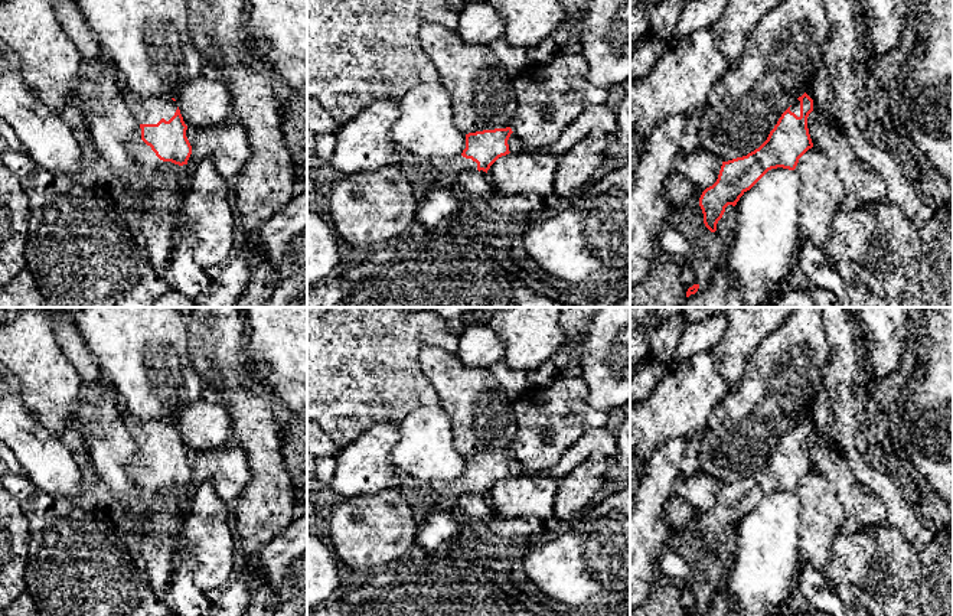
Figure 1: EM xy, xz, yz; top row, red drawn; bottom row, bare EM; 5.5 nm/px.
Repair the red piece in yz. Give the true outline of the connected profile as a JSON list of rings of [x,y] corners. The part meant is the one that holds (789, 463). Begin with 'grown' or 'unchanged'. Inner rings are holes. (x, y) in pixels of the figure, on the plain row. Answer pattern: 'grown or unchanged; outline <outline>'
grown; outline [[[804,415],[781,437],[758,472],[747,479],[722,485],[717,505],[699,521],[704,547],[711,555],[717,554],[725,531],[735,529],[768,493],[796,492],[799,482],[813,470],[807,452],[807,440],[812,434],[813,423]]]

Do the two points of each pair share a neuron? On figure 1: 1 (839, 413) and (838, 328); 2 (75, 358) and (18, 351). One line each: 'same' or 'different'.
1: same
2: different

